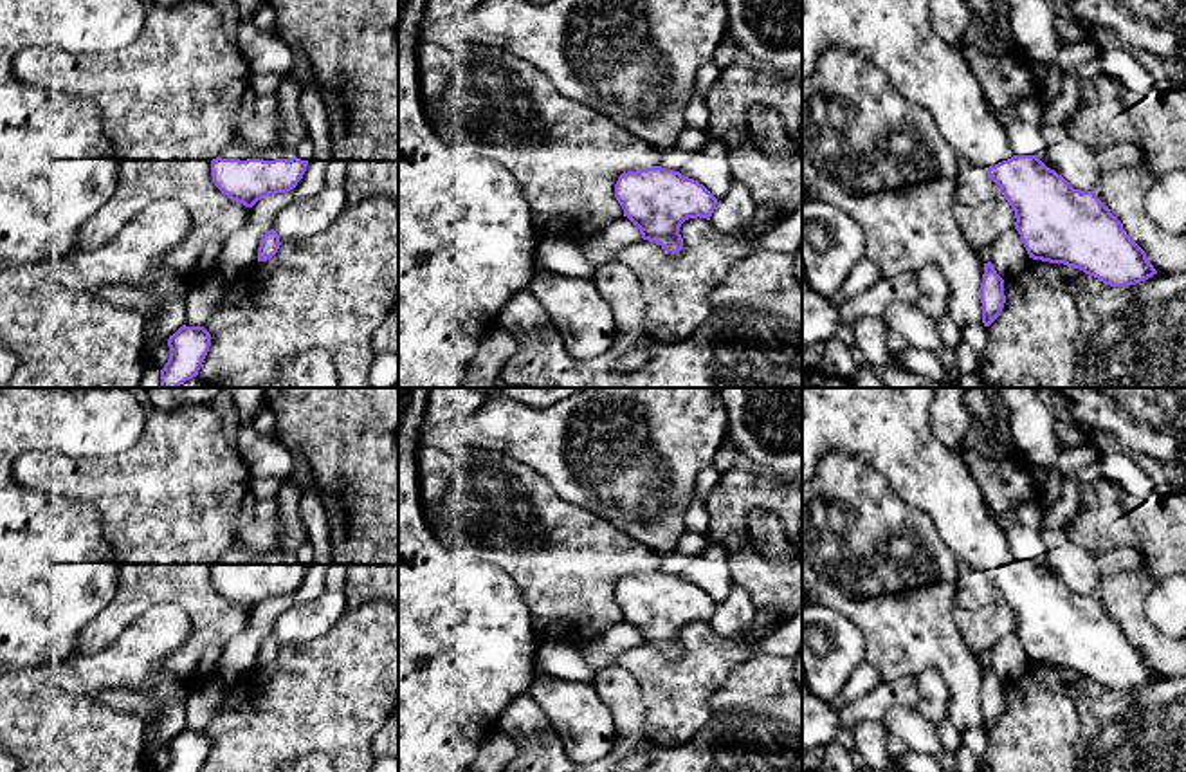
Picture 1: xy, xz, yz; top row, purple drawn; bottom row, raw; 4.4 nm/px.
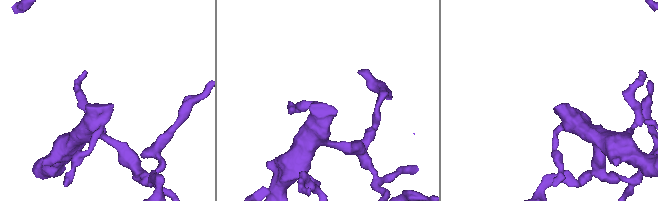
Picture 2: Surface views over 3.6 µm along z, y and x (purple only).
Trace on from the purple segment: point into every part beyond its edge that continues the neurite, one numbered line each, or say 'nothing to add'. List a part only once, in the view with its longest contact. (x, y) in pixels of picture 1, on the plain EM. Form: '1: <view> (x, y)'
1: xy (235, 552)

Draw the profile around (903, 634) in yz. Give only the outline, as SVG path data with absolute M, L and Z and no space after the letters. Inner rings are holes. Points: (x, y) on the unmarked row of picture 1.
M827 451L820 458L817 476L802 485L802 601L838 610L862 631L865 662L880 671L881 682L935 667L950 693L948 720L962 732L982 725L984 667L962 642L953 620L957 577L959 559L925 510L899 500L887 478L853 453Z

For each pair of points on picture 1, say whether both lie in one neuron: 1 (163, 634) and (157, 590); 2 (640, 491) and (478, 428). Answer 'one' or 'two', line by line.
1: two
2: one

